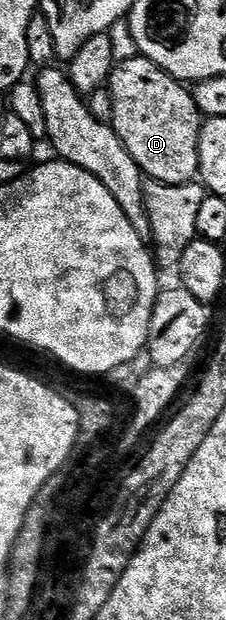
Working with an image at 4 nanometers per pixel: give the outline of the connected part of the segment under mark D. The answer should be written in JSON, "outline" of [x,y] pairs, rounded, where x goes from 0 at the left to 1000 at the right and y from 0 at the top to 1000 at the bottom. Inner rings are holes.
{"outline":[[[633,90],[509,102],[487,127],[500,194],[491,205],[549,237],[619,266],[619,279],[668,292],[801,300],[885,279],[885,205],[894,185],[854,147],[788,126],[761,126],[699,103]]]}

